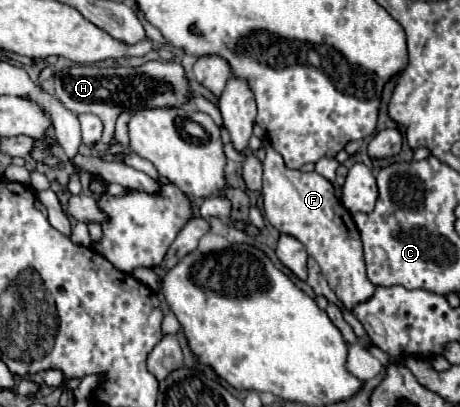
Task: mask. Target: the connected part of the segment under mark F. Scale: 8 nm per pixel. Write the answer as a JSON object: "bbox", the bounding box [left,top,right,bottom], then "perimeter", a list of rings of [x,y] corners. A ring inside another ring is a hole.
{"bbox":[263,144,375,310],"perimeter":[[[271,144],[265,146],[263,160],[263,214],[279,232],[295,236],[307,248],[307,254],[319,264],[329,288],[347,310],[371,298],[375,286],[365,274],[361,236],[353,216],[335,196],[335,186],[317,172],[285,168],[283,156]]]}

